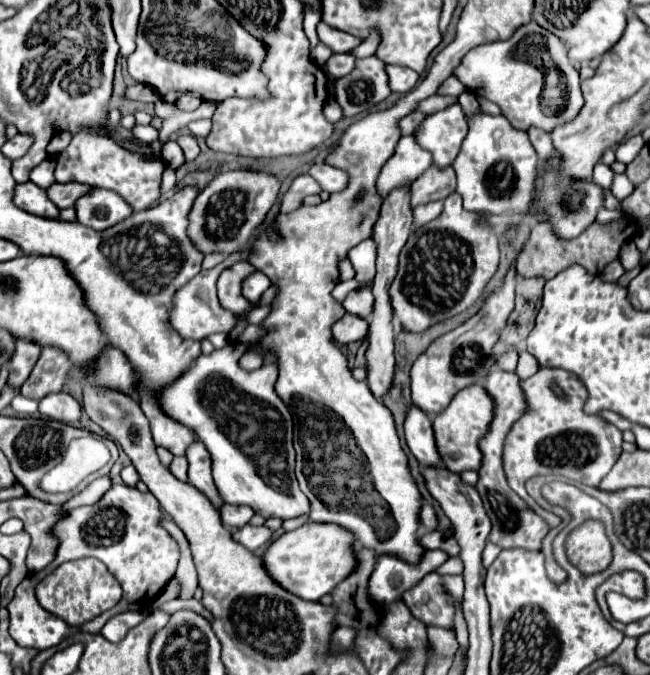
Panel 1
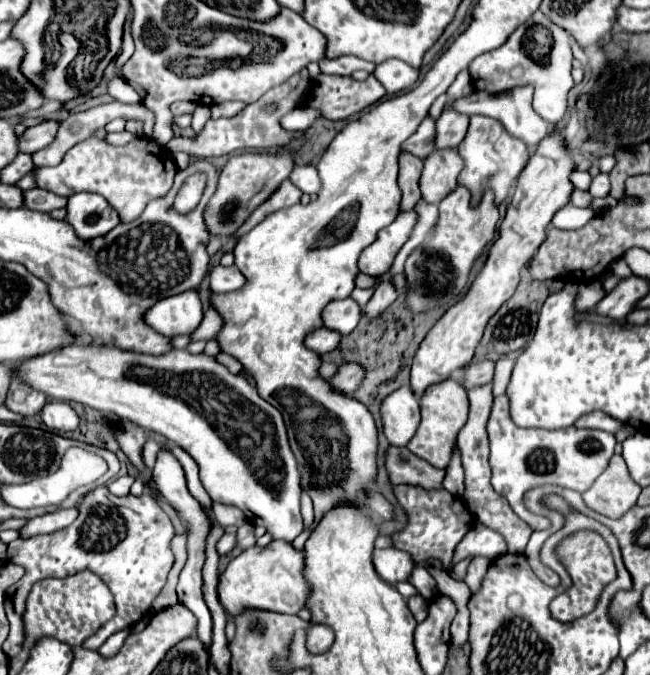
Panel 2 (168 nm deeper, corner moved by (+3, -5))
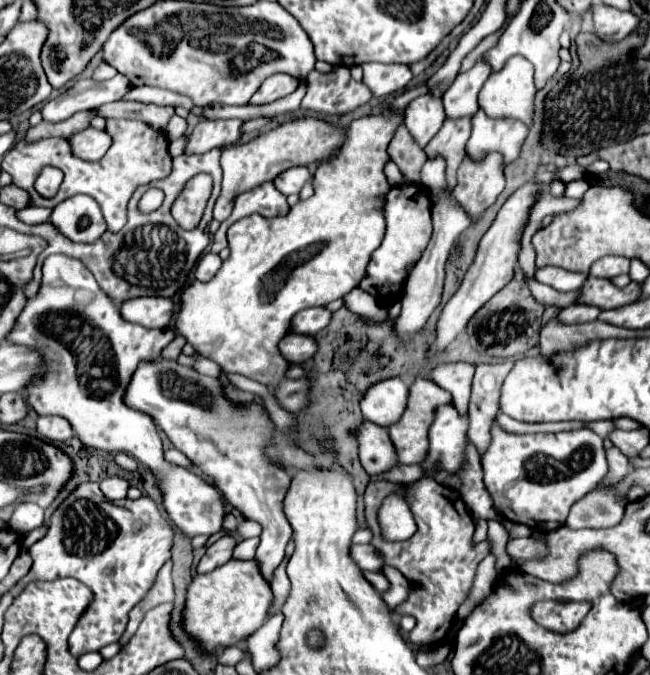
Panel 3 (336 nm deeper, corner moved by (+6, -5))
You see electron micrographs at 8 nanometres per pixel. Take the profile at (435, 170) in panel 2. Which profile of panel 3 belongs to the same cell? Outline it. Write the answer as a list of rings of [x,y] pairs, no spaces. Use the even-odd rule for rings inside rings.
[[[458,117],[458,119],[446,119],[442,129],[434,135],[434,139],[426,145],[426,155],[442,155],[446,159],[446,177],[450,187],[454,187],[456,171],[466,155],[466,143],[470,139],[472,131],[472,117]]]

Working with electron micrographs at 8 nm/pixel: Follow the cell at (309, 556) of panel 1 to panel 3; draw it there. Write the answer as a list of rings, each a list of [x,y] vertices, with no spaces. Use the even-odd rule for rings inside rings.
[[[230,559],[210,573],[194,575],[186,589],[182,627],[198,643],[202,653],[212,655],[216,649],[232,647],[248,639],[268,619],[272,599],[272,589],[258,575],[254,561]]]

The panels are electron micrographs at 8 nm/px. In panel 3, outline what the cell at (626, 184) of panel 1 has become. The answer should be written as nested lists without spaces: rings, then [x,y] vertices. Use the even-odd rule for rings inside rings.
[[[578,179],[578,181],[570,181],[570,183],[566,183],[566,191],[564,191],[564,195],[566,195],[566,197],[574,197],[574,199],[580,199],[580,197],[584,195],[586,187],[590,187],[586,179]]]

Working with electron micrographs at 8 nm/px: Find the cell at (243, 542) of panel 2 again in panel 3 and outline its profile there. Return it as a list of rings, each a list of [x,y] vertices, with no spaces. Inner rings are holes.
[[[230,535],[220,537],[214,545],[210,545],[210,547],[206,549],[204,557],[200,559],[200,563],[198,563],[198,567],[196,567],[196,573],[208,573],[208,571],[224,565],[226,561],[230,561],[234,547],[236,547],[236,541],[234,541]]]

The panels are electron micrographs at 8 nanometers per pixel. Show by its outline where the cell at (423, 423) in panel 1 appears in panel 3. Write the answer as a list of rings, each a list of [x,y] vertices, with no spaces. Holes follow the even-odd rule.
[[[400,377],[384,379],[370,385],[360,401],[362,415],[382,427],[388,427],[390,423],[394,423],[394,419],[398,419],[398,415],[402,415],[406,391],[408,385]]]

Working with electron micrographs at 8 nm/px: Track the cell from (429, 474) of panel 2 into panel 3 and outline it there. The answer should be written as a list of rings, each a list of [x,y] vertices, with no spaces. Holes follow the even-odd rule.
[[[364,419],[356,431],[356,441],[358,441],[358,455],[364,471],[368,475],[378,475],[394,467],[396,461],[396,451],[390,443],[390,437],[386,435],[386,429]]]

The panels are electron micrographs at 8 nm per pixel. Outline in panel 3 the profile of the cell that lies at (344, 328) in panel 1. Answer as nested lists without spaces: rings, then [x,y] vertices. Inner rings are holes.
[[[290,333],[278,343],[278,351],[292,365],[306,363],[310,359],[310,355],[314,355],[314,341],[312,341],[312,337]]]

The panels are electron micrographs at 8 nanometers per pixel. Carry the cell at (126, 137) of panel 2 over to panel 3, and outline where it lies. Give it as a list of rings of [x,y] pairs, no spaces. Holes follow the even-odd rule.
[[[88,127],[86,131],[80,131],[78,135],[74,133],[68,139],[68,143],[72,147],[74,157],[80,157],[84,161],[98,161],[110,149],[112,139],[106,131],[98,131],[98,129]]]

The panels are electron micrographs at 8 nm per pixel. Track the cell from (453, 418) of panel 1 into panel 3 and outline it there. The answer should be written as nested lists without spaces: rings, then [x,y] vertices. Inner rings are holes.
[[[418,377],[412,385],[410,385],[410,395],[408,395],[408,403],[406,409],[402,413],[402,417],[388,425],[388,433],[392,439],[392,445],[398,453],[398,463],[402,465],[410,465],[410,463],[420,463],[422,457],[426,457],[428,451],[428,427],[430,427],[430,419],[434,419],[434,407],[442,405],[442,403],[450,403],[450,393],[442,391],[442,387],[438,387],[434,381]]]

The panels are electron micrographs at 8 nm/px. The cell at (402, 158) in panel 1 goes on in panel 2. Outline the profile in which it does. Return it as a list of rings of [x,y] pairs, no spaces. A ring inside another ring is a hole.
[[[427,117],[419,129],[401,145],[401,151],[405,153],[411,153],[411,155],[417,155],[419,159],[425,159],[433,153],[433,139],[435,139],[435,131],[433,131],[433,119]]]

